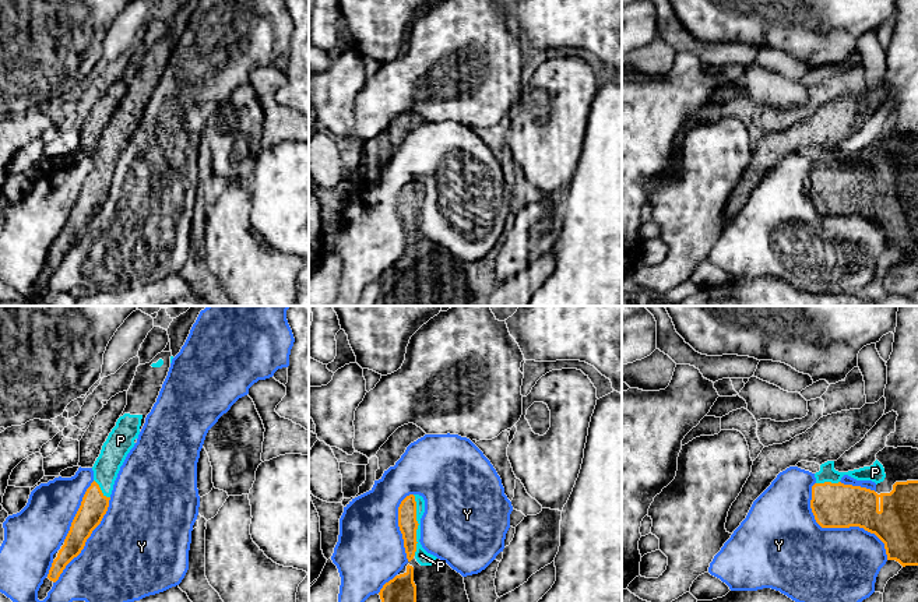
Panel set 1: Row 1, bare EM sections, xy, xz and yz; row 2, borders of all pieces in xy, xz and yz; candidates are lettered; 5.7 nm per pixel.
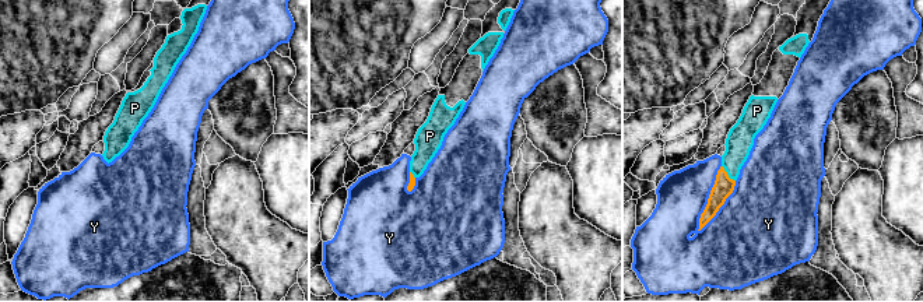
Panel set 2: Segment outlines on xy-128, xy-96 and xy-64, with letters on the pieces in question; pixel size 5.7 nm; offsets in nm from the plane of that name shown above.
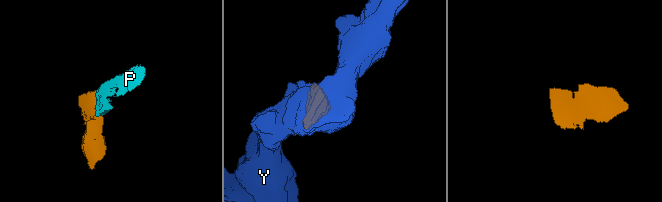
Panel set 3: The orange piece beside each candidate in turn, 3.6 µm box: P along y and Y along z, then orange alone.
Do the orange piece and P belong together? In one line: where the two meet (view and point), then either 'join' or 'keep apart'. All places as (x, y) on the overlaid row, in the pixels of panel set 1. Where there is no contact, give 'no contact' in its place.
xz (418, 524) | join

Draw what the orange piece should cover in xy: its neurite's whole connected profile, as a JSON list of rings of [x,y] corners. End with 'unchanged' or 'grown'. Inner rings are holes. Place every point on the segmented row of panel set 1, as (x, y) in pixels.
[[[161,352],[150,363],[137,367],[127,391],[127,405],[102,446],[92,467],[94,482],[87,489],[64,545],[52,563],[48,574],[50,581],[56,582],[66,566],[81,553],[106,514],[120,467],[137,443],[145,418],[156,402],[172,359],[172,352]]]; grown

